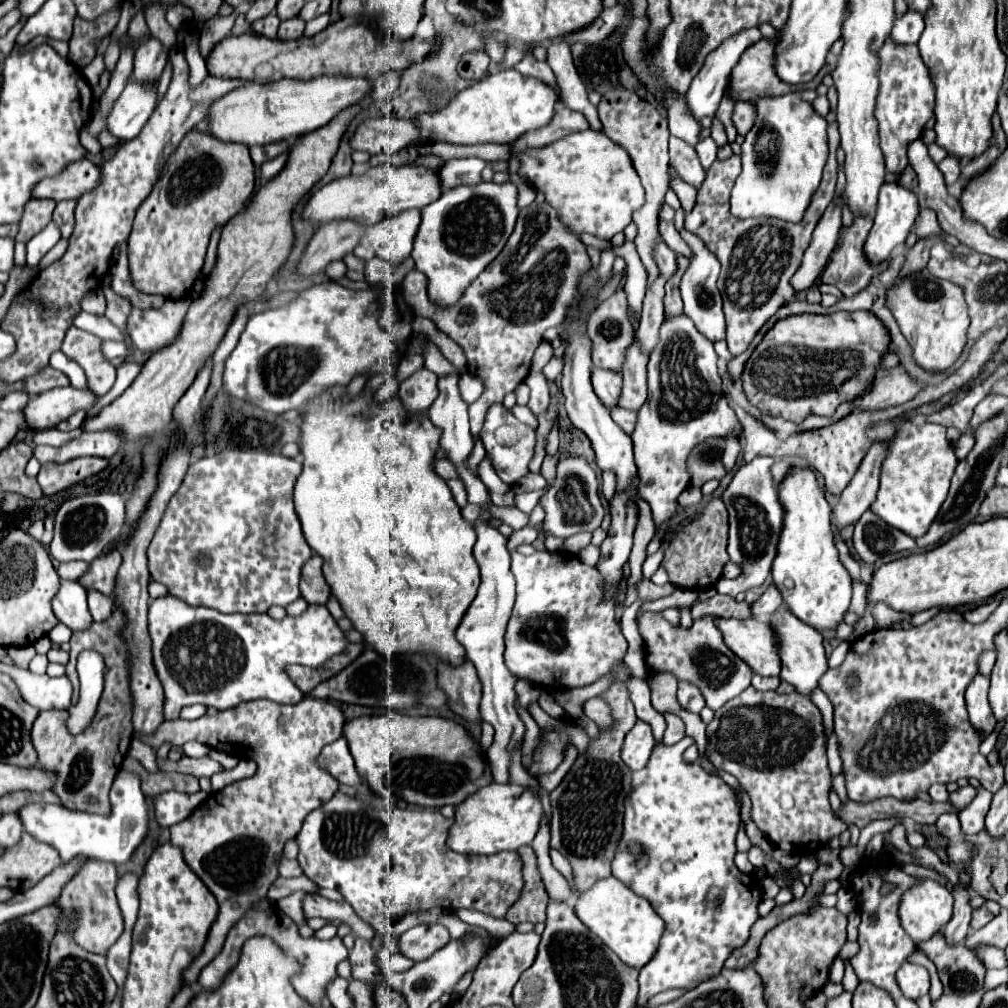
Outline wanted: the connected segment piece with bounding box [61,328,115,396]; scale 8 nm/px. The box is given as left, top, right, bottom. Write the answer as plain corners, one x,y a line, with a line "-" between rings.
69,328
61,344
61,352
85,370
89,388
99,396
103,396
115,382
115,366
103,356
101,344
103,340
99,336
79,328

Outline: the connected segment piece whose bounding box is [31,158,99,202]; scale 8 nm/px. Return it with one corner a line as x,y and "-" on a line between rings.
79,160
63,168
59,174
43,178
35,184
31,198
51,198
55,202
79,198
99,184
99,166
91,160

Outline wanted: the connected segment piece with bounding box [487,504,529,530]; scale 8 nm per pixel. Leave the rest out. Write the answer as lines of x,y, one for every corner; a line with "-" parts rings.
487,504
487,512
493,518
501,520
503,524
509,524
513,530
527,526
527,520
529,520
529,514
525,514
525,512
517,510
517,508
499,508
495,504

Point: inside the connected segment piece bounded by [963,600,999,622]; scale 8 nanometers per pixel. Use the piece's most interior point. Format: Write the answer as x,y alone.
978,614

